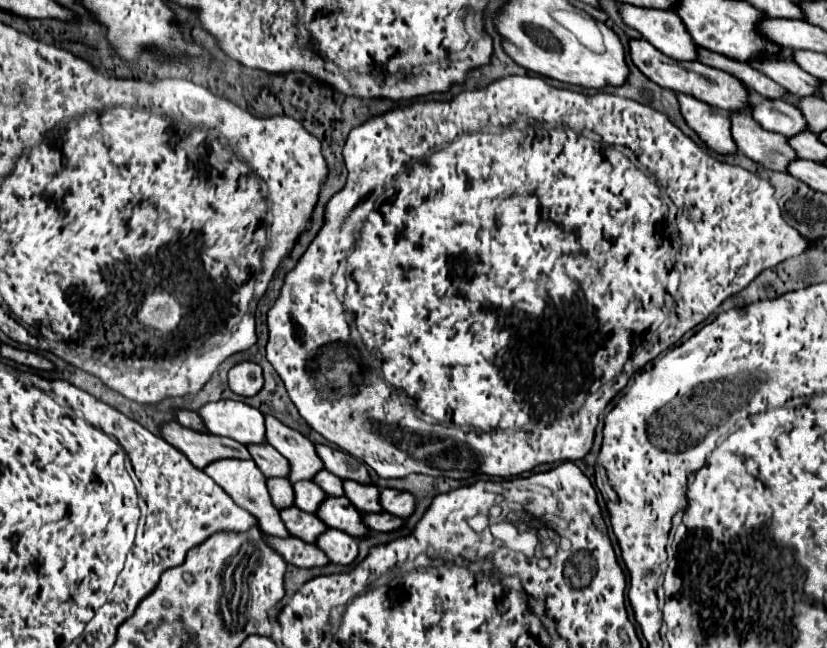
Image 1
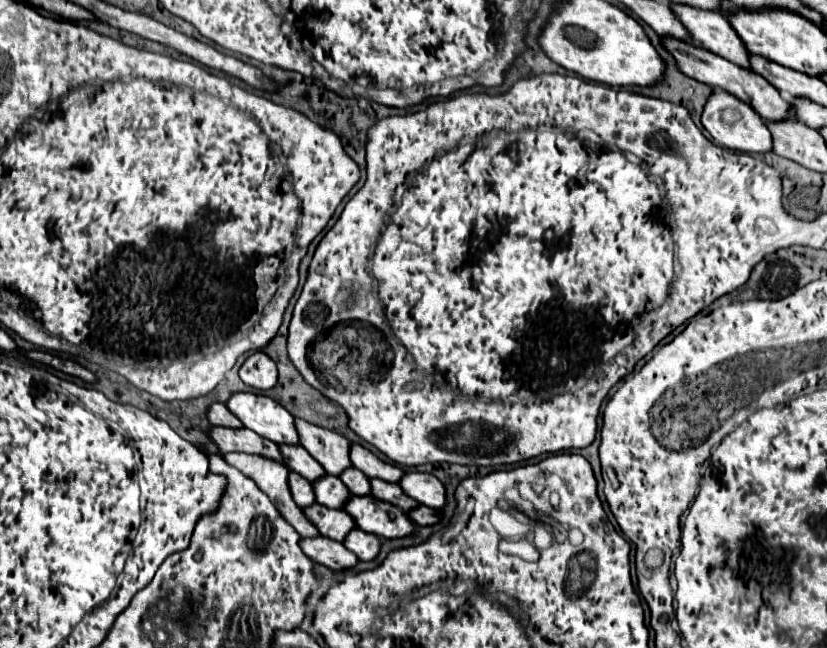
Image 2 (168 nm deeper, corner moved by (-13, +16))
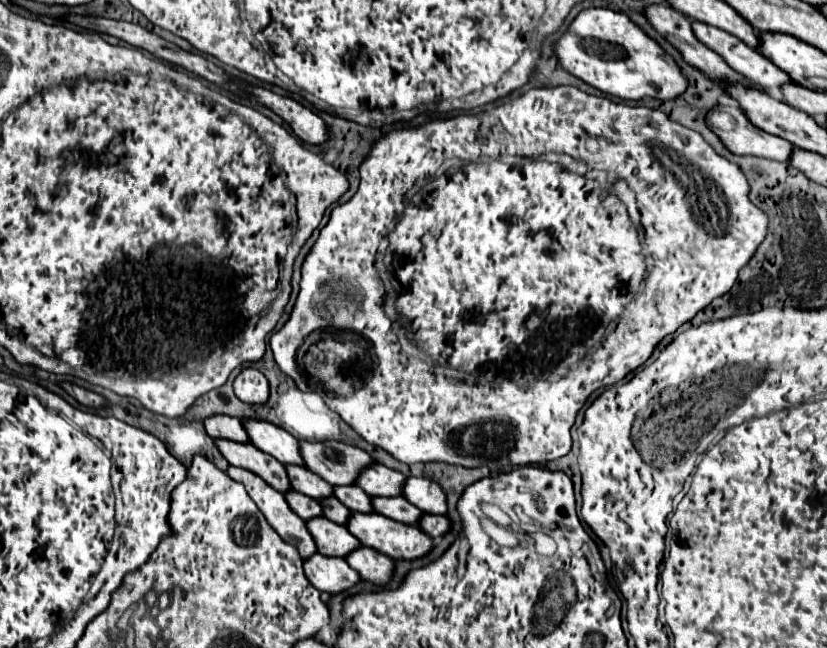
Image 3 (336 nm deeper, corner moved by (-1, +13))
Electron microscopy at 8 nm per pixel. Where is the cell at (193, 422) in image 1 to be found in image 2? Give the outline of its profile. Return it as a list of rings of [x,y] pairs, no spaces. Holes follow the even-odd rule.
[[[216,402],[208,408],[208,422],[212,426],[228,426],[228,428],[242,428],[242,422],[230,412],[224,408],[222,402]]]

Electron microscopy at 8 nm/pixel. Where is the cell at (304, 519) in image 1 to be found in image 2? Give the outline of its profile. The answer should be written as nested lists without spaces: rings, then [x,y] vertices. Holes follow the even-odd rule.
[[[312,504],[310,508],[304,508],[304,514],[310,522],[316,524],[316,528],[322,536],[328,536],[338,542],[342,542],[346,538],[346,534],[356,526],[352,516],[346,514],[344,510],[326,508],[322,504]]]

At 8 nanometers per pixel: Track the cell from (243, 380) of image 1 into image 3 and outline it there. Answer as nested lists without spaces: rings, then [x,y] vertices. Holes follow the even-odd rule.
[[[242,369],[234,381],[234,393],[248,405],[262,405],[268,401],[268,379],[258,369]]]

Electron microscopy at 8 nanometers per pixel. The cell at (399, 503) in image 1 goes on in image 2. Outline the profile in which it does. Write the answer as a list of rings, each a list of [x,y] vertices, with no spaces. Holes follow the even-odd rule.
[[[408,472],[402,476],[402,480],[398,484],[418,504],[424,504],[428,508],[442,508],[444,506],[444,498],[446,498],[444,484],[432,474]]]

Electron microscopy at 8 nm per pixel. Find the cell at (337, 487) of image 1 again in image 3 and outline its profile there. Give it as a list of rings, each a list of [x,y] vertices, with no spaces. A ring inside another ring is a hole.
[[[348,485],[348,487],[334,487],[334,495],[344,503],[352,513],[370,513],[374,511],[372,499],[358,487],[358,485]]]

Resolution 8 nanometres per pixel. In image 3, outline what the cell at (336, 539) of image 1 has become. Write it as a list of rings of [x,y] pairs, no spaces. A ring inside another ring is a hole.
[[[360,547],[346,557],[348,565],[360,573],[362,579],[386,587],[394,573],[394,561],[370,547]]]

